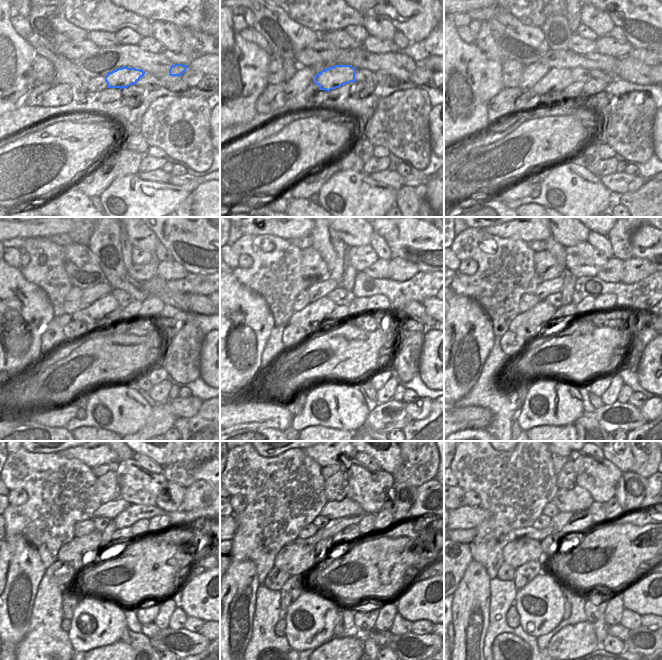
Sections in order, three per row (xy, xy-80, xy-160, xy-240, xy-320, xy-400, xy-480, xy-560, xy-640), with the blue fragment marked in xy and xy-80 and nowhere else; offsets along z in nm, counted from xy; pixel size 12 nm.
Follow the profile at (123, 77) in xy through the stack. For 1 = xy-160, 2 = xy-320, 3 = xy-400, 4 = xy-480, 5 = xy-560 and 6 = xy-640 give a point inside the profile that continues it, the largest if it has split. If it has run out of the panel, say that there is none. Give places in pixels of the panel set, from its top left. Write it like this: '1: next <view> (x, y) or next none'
1: next xy-160 (556, 79)
2: next xy-320 (310, 318)
3: next xy-400 (528, 324)
4: next xy-480 (78, 552)
5: next xy-560 (298, 557)
6: next xy-640 (517, 552)

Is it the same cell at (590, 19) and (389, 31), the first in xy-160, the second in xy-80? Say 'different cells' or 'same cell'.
same cell

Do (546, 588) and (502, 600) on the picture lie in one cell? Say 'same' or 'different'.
different

